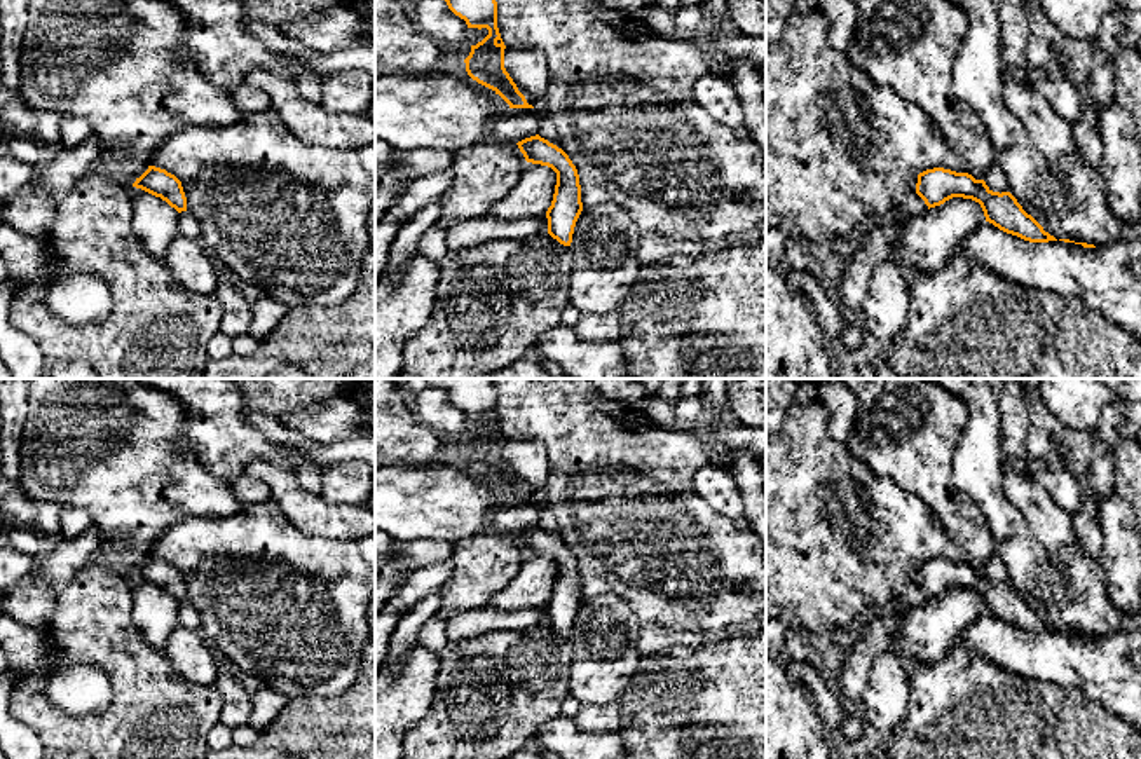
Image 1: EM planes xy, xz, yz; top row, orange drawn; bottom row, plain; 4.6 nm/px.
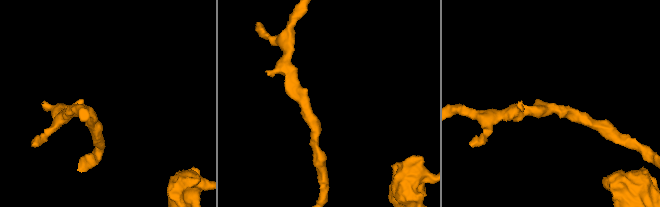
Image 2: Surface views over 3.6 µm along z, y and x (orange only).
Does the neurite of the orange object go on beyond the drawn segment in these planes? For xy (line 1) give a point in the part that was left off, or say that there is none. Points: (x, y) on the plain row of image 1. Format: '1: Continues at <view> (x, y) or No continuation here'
1: No continuation here

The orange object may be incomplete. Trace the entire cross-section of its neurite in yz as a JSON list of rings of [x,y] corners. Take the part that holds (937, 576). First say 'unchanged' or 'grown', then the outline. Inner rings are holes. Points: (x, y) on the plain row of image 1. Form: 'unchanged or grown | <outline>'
unchanged | [[[944,558],[926,560],[918,565],[916,585],[930,598],[940,597],[953,588],[972,590],[980,595],[986,612],[1000,621],[1029,633],[1057,632],[1028,605],[1010,583],[993,583],[984,571],[968,564]]]

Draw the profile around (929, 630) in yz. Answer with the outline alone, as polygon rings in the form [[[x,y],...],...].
[[[953,588],[923,605],[911,607],[888,649],[898,653],[909,667],[939,660],[951,651],[958,633],[984,612],[979,593]]]

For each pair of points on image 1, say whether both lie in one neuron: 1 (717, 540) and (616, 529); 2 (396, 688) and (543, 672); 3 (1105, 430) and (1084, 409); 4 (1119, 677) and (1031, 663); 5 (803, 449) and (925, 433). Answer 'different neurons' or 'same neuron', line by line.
1: same neuron
2: different neurons
3: different neurons
4: same neuron
5: different neurons

